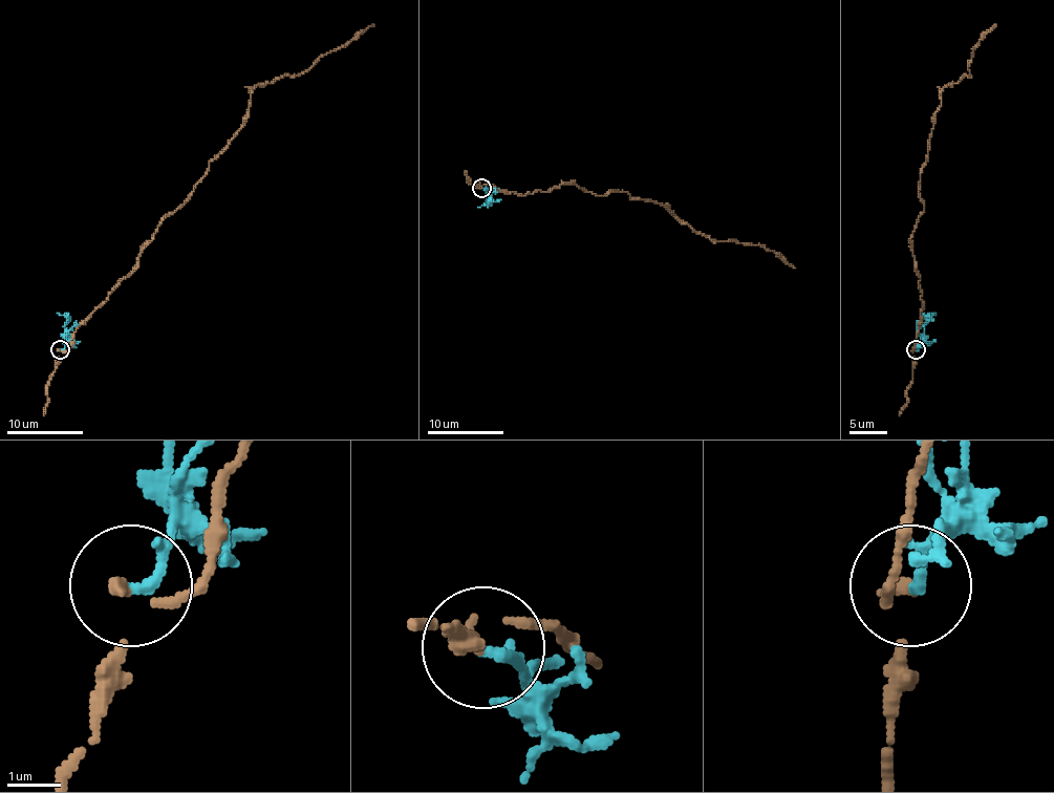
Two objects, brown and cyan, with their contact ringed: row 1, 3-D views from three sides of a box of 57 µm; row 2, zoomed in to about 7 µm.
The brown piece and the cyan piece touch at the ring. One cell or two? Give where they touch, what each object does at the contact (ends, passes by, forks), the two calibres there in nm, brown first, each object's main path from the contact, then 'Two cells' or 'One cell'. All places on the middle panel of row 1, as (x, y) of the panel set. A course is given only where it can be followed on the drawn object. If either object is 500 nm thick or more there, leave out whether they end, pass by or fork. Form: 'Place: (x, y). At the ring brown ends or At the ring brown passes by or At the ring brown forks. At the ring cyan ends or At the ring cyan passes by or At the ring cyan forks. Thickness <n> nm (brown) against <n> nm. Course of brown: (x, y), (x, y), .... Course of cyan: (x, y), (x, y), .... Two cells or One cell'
Place: (481, 188). At the ring brown ends. At the ring cyan ends. Thickness 180 nm (brown) against 200 nm. Course of brown: (481, 188), (523, 195), (573, 183), (598, 195), (626, 192), (666, 205), (696, 232), (760, 244), (795, 268). Course of cyan: (481, 188), (488, 192), (488, 197), (478, 207). Two cells

